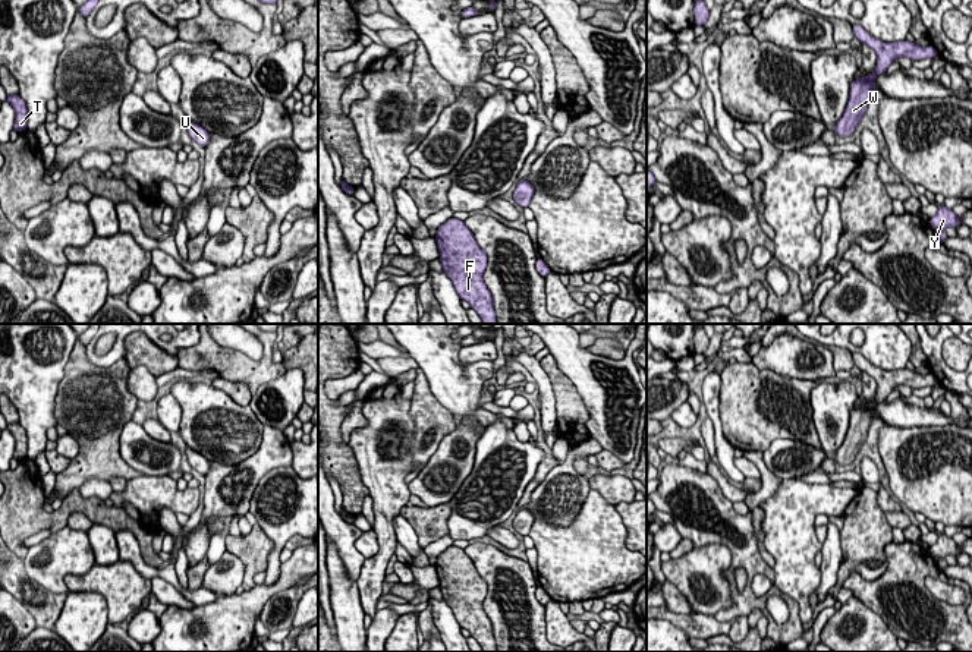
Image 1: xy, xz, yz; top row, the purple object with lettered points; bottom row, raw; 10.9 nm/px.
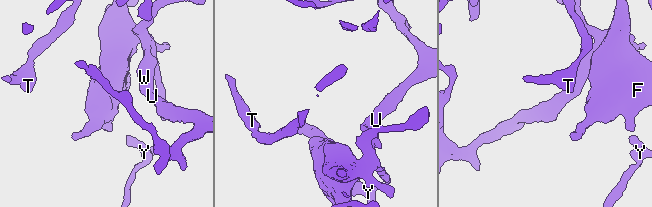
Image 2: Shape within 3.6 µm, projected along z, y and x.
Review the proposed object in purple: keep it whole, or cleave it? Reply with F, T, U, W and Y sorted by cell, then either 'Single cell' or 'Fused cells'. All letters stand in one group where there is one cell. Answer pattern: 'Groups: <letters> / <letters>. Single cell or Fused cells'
Groups: F T U W Y. Single cell

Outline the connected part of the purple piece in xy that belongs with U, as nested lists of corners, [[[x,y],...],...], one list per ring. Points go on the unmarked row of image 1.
[[[186,447],[185,454],[188,457],[188,463],[201,475],[207,475],[210,469],[208,460],[199,454],[198,451],[192,450],[191,447]]]

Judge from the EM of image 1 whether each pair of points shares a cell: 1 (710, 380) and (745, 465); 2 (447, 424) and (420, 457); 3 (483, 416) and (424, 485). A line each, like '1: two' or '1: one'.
1: two
2: one
3: one

